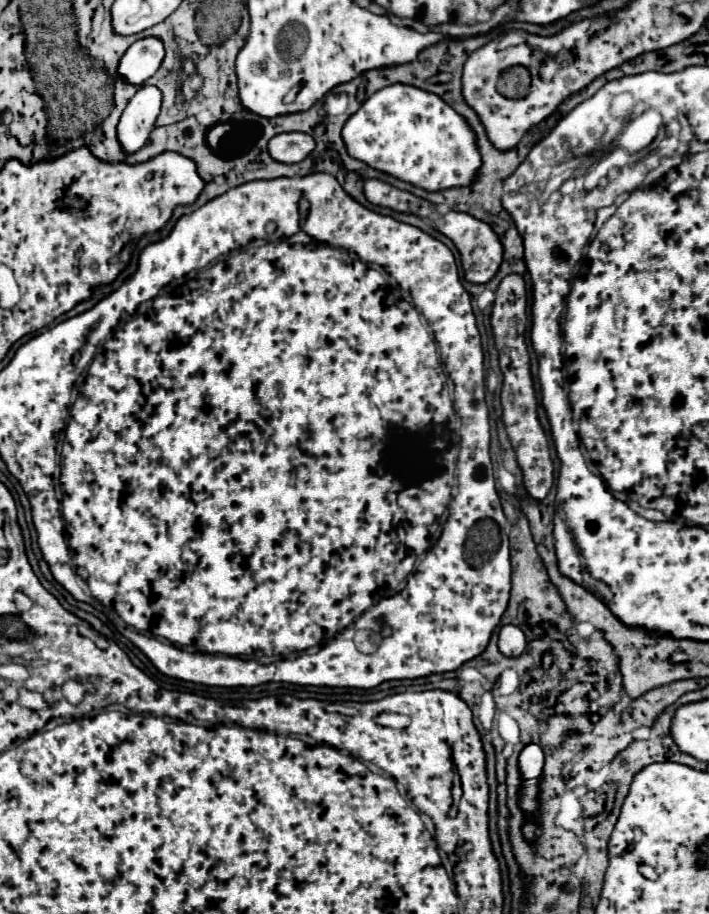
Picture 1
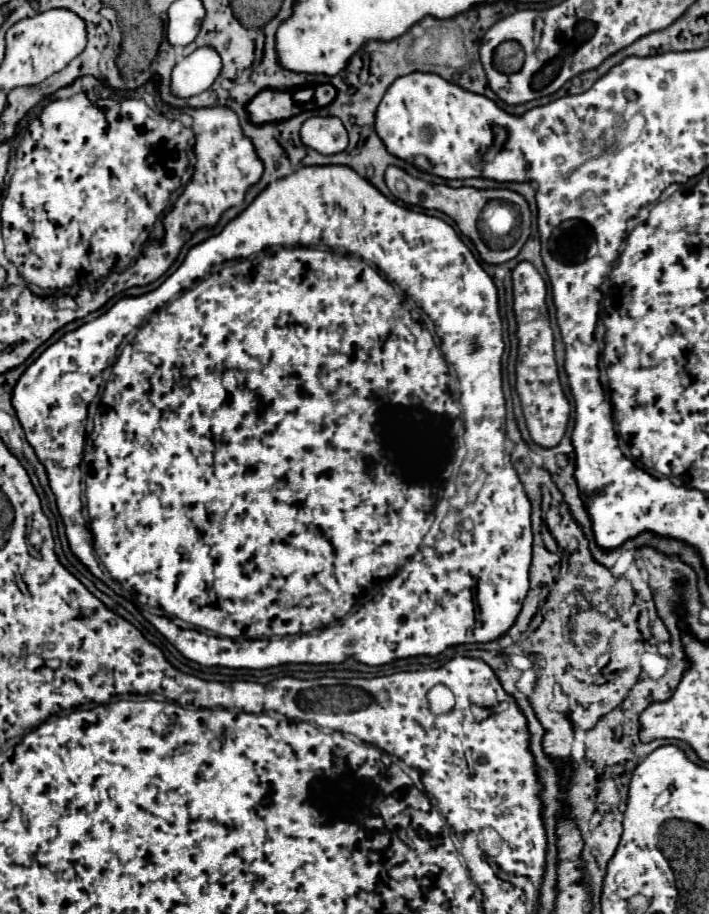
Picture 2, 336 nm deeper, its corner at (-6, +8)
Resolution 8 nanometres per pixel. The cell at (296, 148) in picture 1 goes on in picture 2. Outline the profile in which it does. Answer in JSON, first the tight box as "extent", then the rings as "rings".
{"extent":[301,117,347,155],"rings":[[[311,117],[301,125],[301,141],[309,149],[333,155],[347,147],[347,131],[337,117]]]}

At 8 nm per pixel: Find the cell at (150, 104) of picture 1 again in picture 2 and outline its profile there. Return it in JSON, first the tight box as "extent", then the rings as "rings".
{"extent":[171,47,221,99],"rings":[[[201,47],[181,59],[171,71],[171,93],[181,99],[195,97],[211,87],[211,83],[221,73],[221,59],[219,55],[209,49]]]}

